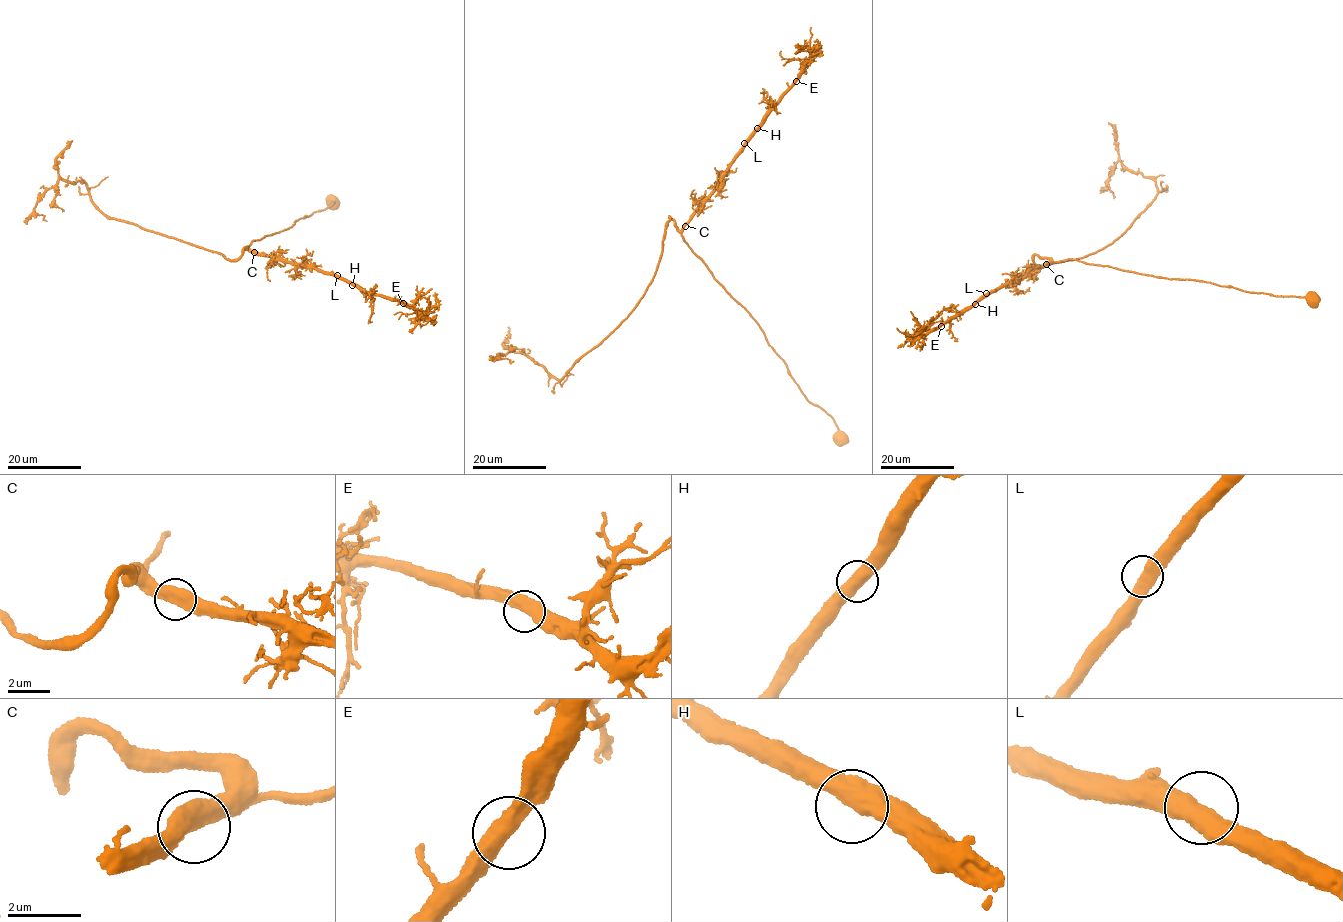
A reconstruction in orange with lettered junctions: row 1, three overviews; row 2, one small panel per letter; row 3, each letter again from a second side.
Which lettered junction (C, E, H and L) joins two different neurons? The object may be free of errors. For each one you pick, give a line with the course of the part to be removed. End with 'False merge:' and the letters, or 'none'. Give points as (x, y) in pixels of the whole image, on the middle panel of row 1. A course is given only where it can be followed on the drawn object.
False merge: none

